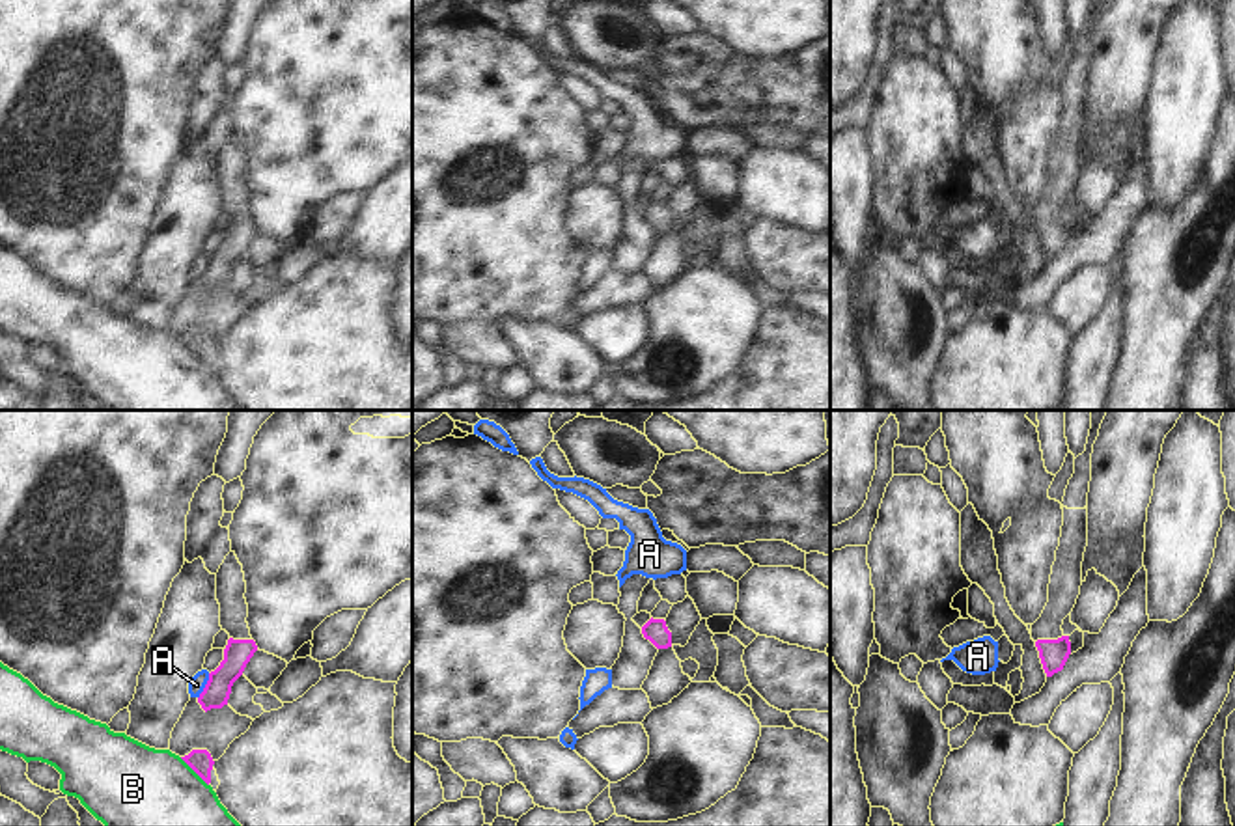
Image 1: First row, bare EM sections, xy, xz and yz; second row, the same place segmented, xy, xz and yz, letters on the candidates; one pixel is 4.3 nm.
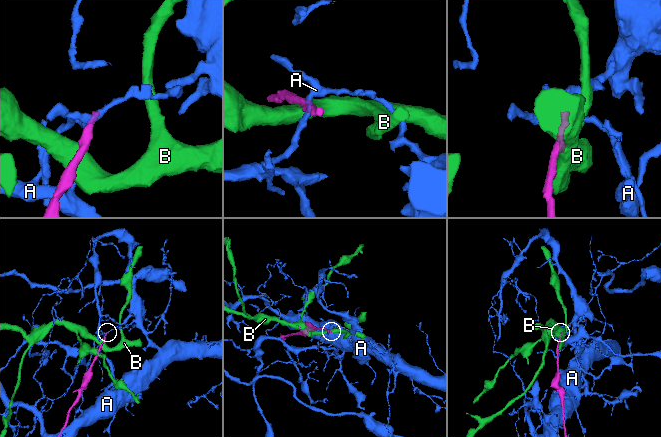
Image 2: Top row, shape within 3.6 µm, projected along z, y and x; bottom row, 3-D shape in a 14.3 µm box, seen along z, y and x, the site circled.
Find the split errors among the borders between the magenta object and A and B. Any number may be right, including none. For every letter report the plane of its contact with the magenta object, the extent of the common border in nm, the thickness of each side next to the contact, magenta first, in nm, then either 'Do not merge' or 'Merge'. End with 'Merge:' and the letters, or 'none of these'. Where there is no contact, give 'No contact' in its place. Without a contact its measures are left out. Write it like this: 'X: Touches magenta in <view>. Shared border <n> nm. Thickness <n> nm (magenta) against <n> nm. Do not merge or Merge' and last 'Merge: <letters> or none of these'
A: Touches magenta in xy. Shared border 120 nm. Thickness 120 nm (magenta) against 70 nm. Do not merge
B: Touches magenta in xy. Shared border 180 nm. Thickness 100 nm (magenta) against 480 nm. Do not merge
Merge: none of these

